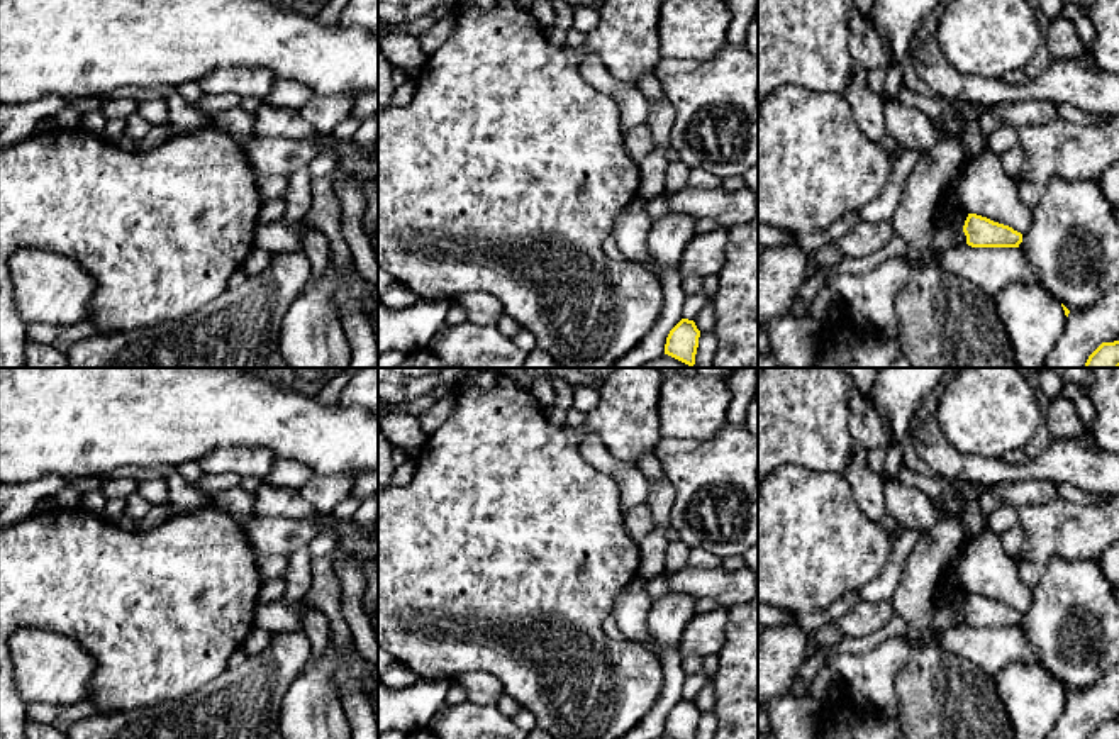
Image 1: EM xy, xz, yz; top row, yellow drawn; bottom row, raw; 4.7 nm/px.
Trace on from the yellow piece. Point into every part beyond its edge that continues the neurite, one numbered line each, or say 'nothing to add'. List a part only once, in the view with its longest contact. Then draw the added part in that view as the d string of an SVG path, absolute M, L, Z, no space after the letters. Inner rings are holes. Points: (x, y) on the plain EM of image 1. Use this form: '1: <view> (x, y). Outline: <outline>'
nothing to add

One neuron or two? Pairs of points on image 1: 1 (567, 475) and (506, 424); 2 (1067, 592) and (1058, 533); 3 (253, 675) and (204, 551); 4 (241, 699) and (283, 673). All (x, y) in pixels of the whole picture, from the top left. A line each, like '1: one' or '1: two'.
1: one
2: two
3: two
4: one

